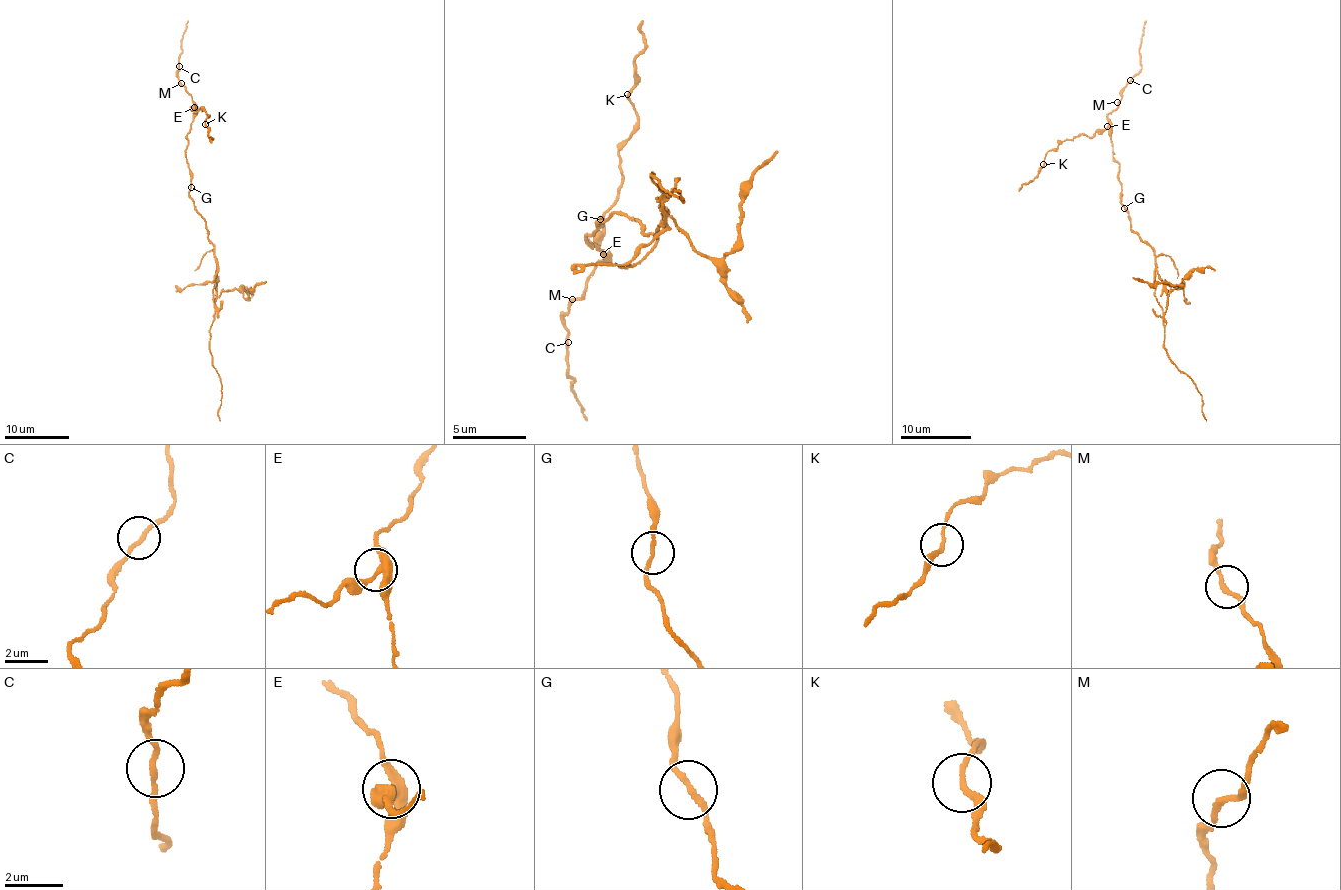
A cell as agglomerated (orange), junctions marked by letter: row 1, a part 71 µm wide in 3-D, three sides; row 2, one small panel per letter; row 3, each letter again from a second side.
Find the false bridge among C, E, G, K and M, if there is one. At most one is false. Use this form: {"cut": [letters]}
{"cut": ["G"]}

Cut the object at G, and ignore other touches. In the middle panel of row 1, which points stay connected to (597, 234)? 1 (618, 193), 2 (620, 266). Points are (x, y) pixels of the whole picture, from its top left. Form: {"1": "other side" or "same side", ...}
{"1": "same side", "2": "other side"}

